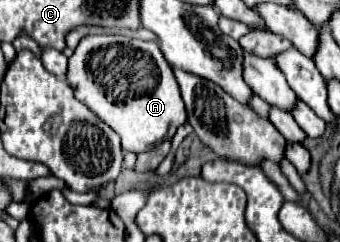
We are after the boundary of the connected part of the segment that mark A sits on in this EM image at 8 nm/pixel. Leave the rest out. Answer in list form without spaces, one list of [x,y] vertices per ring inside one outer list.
[[[87,35],[79,41],[75,53],[69,57],[67,83],[73,87],[73,93],[81,103],[85,103],[97,117],[115,129],[115,133],[121,137],[123,151],[147,151],[149,147],[171,139],[177,127],[187,123],[185,103],[181,99],[177,79],[155,41],[131,39],[125,35]]]

